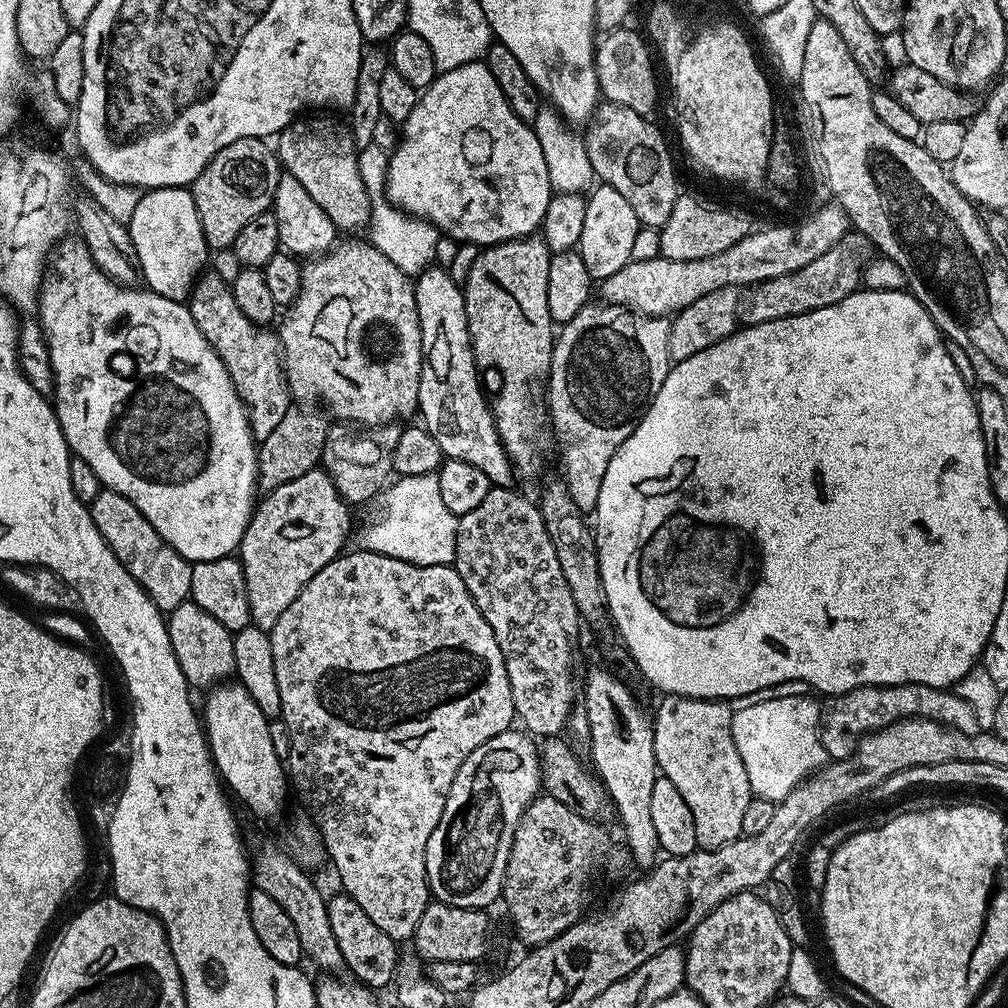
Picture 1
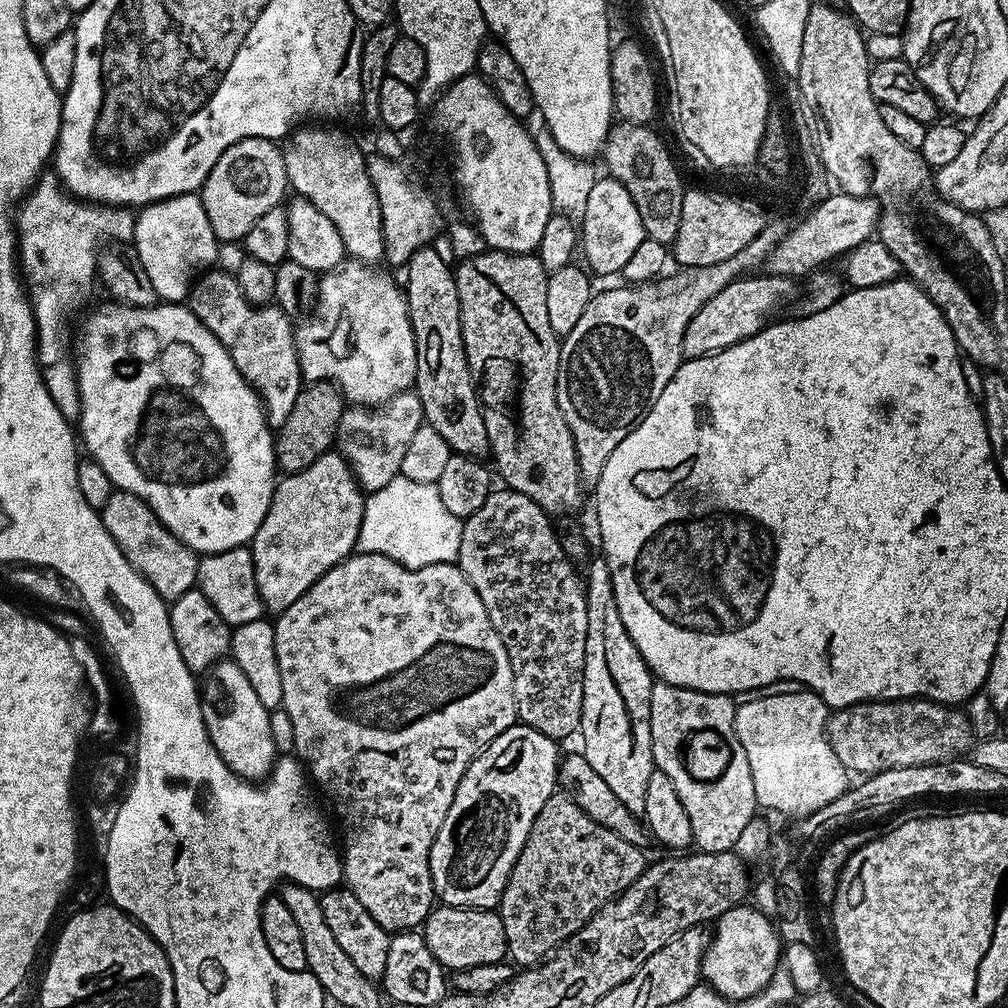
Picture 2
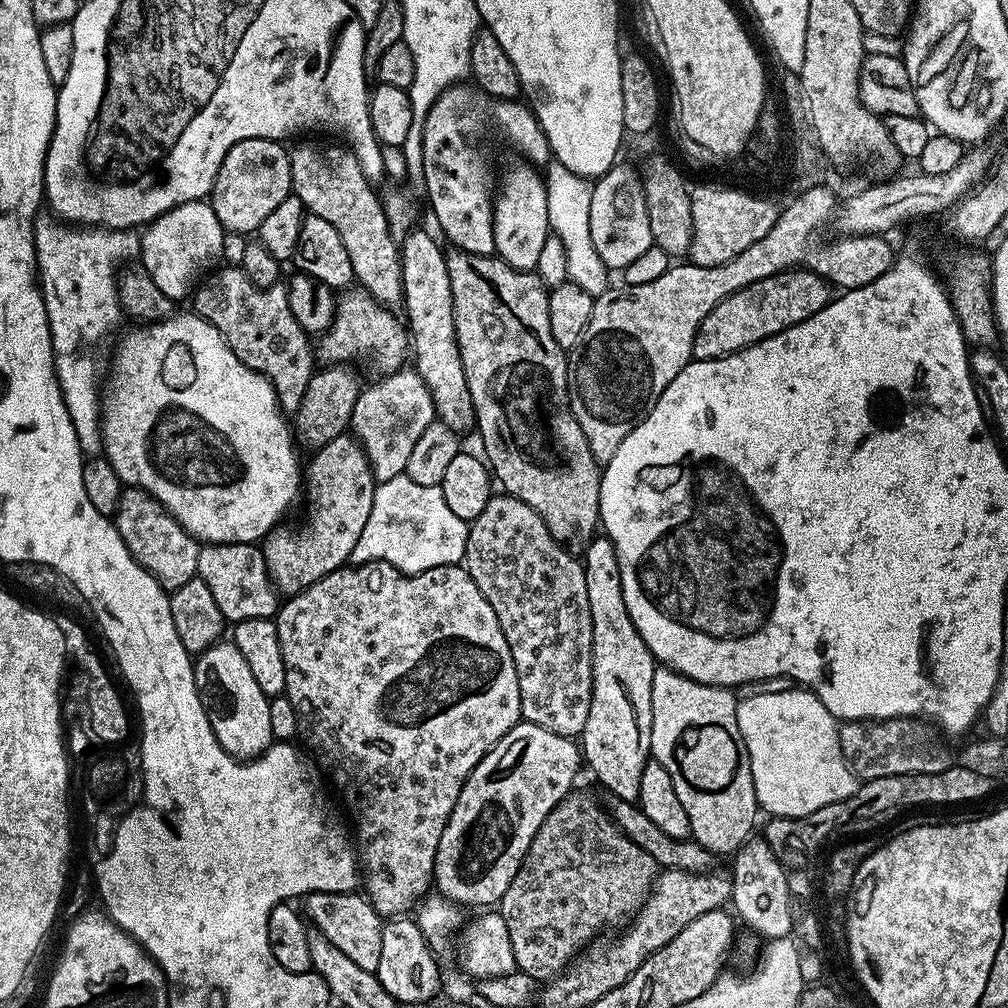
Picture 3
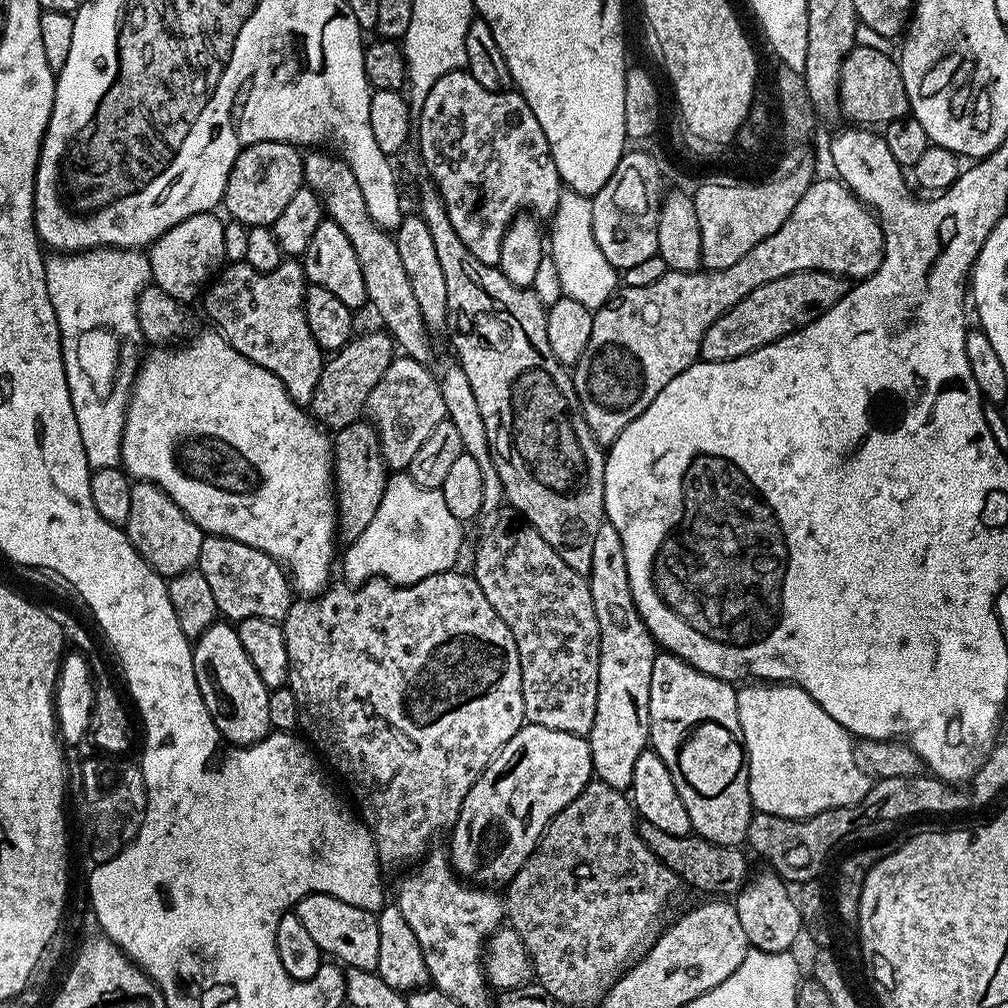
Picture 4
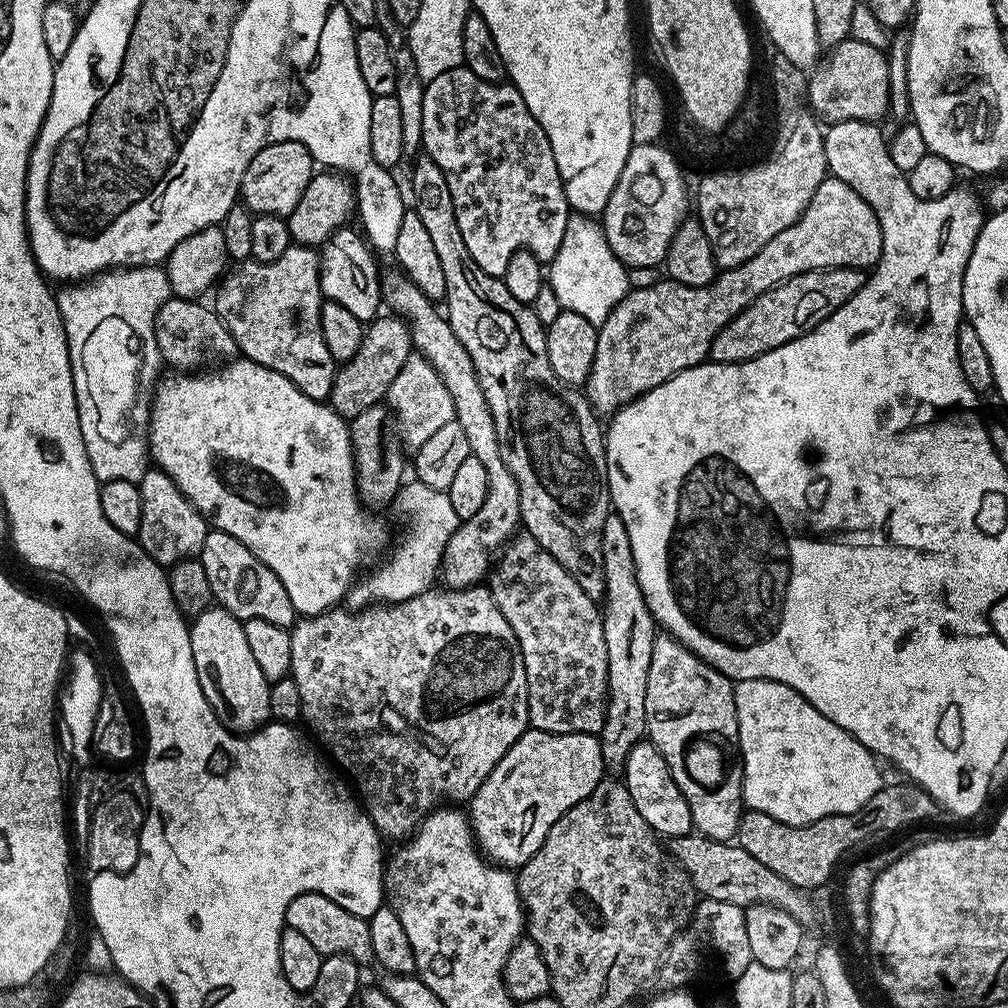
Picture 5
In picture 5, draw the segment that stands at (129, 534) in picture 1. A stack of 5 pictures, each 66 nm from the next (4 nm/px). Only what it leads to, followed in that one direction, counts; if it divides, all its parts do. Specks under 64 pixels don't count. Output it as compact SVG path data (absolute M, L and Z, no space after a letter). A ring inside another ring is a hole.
M149 470L138 483L142 496L142 522L135 539L140 549L161 566L171 566L180 560L199 557L202 542L206 542L206 534L210 530L204 516L176 489L165 472Z

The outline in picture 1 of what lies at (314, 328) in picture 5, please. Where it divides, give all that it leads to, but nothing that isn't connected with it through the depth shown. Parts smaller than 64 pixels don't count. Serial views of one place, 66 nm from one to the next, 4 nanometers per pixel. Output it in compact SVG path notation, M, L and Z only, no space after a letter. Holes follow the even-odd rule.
M211 270L197 279L186 303L198 330L202 330L206 342L210 342L222 366L226 366L230 382L234 382L234 390L248 411L252 436L257 442L266 439L293 403L288 380L284 377L279 335L271 327L250 322L250 318L242 314L242 306L234 300L232 286Z

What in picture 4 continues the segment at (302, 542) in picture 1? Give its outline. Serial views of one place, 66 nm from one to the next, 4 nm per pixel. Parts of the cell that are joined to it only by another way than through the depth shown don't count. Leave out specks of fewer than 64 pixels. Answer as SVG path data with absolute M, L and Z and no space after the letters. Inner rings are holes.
M357 422L339 429L334 436L334 495L338 513L338 536L345 545L353 544L370 526L378 502L386 490L390 472L384 462L380 435L368 422Z

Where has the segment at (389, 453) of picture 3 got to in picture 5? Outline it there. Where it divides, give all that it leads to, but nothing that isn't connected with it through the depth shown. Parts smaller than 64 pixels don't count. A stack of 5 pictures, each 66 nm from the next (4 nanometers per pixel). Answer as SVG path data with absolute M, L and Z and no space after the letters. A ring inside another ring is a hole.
M419 354L412 355L406 362L406 366L402 366L402 370L398 370L398 378L394 378L394 382L390 382L386 404L394 420L400 423L398 436L403 447L408 450L420 448L422 442L427 442L440 427L446 426L456 418L454 402L442 382L442 378L434 370L434 366L428 362L428 359Z

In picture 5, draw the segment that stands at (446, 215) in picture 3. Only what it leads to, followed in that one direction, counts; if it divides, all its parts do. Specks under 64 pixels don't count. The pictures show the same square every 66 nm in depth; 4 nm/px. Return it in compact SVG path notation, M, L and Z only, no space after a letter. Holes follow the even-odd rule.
M463 66L454 70L446 70L446 74L438 74L438 78L427 81L422 98L421 145L423 155L434 158L434 162L438 162L438 170L446 174L446 186L450 186L450 198L454 206L454 218L458 222L458 230L462 230L462 242L466 242L466 250L470 250L470 258L474 258L474 262L478 262L478 266L482 266L486 274L503 278L506 268L510 266L510 258L514 258L516 252L525 250L533 252L541 262L551 262L558 254L558 246L562 246L562 234L566 234L570 201L566 198L564 183L558 174L558 166L554 162L554 150L540 123L534 118L534 114L530 114L522 94L518 94L518 90L511 82L499 84L486 82L478 78L478 74L474 74L469 68Z

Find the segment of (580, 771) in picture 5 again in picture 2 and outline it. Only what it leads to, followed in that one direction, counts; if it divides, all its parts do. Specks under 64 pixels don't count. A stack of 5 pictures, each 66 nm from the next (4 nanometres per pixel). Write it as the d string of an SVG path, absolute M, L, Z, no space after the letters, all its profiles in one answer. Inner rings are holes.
M517 722L509 726L502 734L498 734L498 738L494 738L494 742L490 742L487 748L483 749L480 755L468 765L462 782L458 782L458 790L454 794L454 802L450 802L450 810L446 810L446 822L442 822L442 830L438 830L438 838L434 838L434 846L430 850L432 888L443 903L449 904L452 908L486 908L489 910L495 909L499 905L506 882L512 873L514 862L518 858L518 854L522 854L522 846L526 846L526 838L530 834L530 826L534 826L534 818L538 818L538 810L542 810L542 806L546 806L546 802L551 796L557 795L562 752L559 752L556 748L559 748L557 741L552 740L538 730L534 730L529 724Z

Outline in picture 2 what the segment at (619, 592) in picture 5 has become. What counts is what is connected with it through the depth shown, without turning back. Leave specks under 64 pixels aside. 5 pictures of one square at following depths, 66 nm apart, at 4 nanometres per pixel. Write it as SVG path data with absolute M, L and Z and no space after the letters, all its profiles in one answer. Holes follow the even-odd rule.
M603 558L596 560L589 559L588 578L586 574L586 583L584 584L584 597L586 598L586 658L584 659L584 681L582 682L582 718L578 729L579 739L584 739L584 748L582 754L586 758L586 762L590 762L590 766L594 766L594 770L598 775L606 781L606 786L610 786L610 790L614 790L614 794L620 801L626 805L626 810L630 810L634 815L643 817L646 810L646 785L650 782L650 774L654 771L652 762L652 739L650 738L650 694L652 693L652 685L654 677L648 670L647 662L642 658L642 654L638 650L638 646L634 646L634 642L630 638L630 634L626 634L626 626L622 626L622 614L618 614L618 602L614 598L614 586L610 578L610 566Z

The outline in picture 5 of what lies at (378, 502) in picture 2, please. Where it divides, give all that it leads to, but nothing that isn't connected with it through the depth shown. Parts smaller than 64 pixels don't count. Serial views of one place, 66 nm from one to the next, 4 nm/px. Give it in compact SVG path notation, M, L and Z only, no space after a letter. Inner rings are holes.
M412 478L397 493L394 508L400 511L404 519L404 537L400 545L392 552L392 557L377 572L372 572L364 581L349 588L346 604L349 609L359 610L369 606L397 604L429 591L438 580L438 573L444 563L446 542L460 525L454 506L450 506L447 492L439 492L426 486L420 480Z

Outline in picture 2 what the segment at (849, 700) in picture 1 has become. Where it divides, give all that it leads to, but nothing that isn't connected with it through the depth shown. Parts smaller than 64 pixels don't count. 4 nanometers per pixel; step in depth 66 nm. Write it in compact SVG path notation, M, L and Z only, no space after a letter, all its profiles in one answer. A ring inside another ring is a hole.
M920 697L902 700L870 700L849 708L837 708L829 715L826 731L830 750L834 750L838 762L842 762L842 766L849 773L857 772L857 777L860 778L867 778L881 773L882 770L894 770L902 766L941 764L944 761L959 759L967 755L976 742L968 715L963 709Z

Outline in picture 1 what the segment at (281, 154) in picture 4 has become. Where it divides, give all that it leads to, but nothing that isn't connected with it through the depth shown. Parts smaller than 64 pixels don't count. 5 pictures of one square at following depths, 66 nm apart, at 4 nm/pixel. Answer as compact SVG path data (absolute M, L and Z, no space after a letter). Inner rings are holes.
M244 136L230 146L218 150L204 167L202 174L190 185L194 206L198 206L198 218L209 249L231 249L238 234L258 214L269 211L274 190L282 175L282 165L273 149L268 148L259 136Z

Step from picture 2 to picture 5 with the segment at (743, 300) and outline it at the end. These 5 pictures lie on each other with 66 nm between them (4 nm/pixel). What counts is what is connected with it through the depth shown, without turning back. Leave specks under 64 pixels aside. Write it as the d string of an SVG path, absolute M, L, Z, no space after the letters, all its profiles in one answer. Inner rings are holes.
M825 268L823 272L803 272L766 290L766 294L754 298L754 302L750 302L750 306L746 306L746 310L742 310L717 334L708 351L711 363L740 364L743 360L758 358L758 354L778 350L778 346L786 346L786 342L794 342L794 338L814 330L814 326L818 326L826 318L830 318L830 314L834 314L834 310L838 310L838 306L842 306L847 300L854 298L854 294L858 294L858 290L864 285L865 279L865 273L858 268Z

